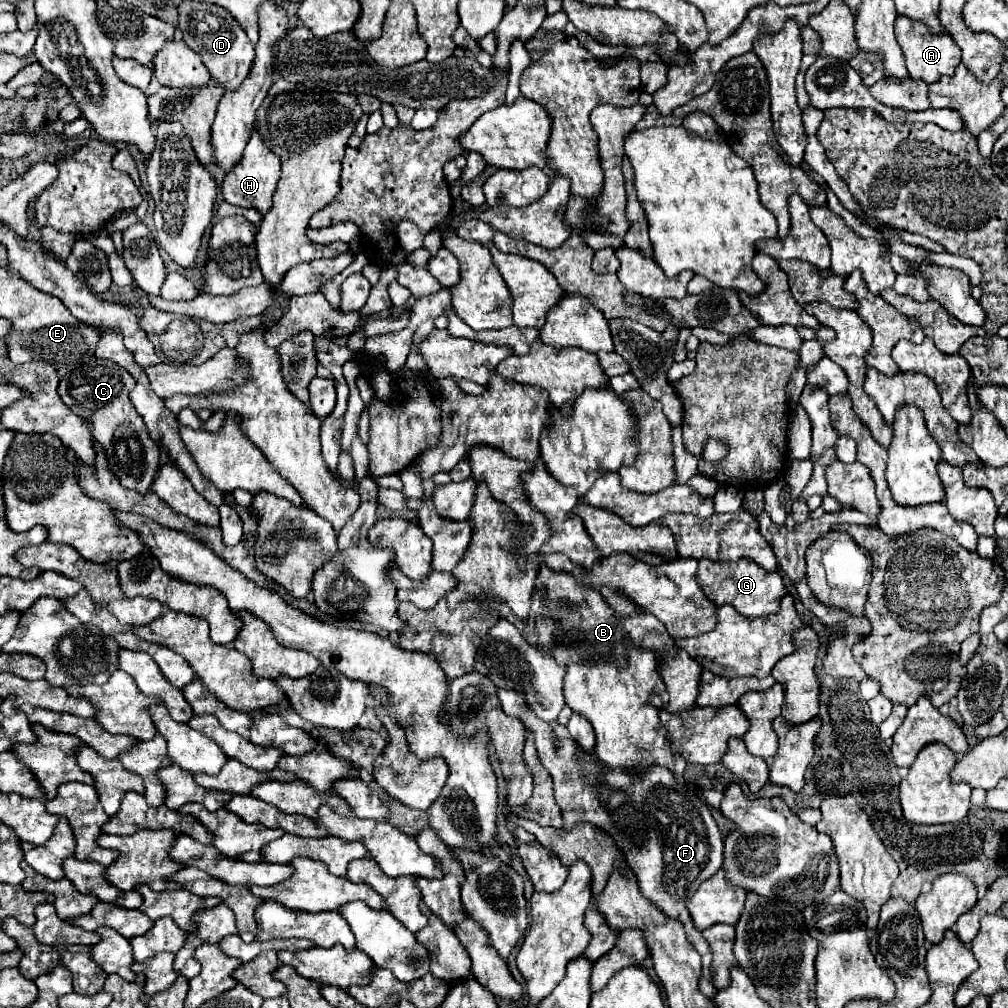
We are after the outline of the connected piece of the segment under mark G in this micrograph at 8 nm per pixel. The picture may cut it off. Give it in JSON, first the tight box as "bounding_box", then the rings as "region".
{"bounding_box":[698,559,788,619],"region":[[[708,559],[698,561],[698,583],[708,597],[708,601],[716,605],[732,605],[740,615],[748,619],[766,617],[770,613],[776,613],[780,609],[780,599],[788,593],[788,589],[782,583],[782,577],[774,571],[764,571],[758,563],[752,559],[738,559],[730,563],[714,563]]]}

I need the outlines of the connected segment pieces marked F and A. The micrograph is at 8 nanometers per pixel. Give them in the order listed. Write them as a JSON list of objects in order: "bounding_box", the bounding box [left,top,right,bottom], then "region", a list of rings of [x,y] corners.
[{"bounding_box":[498,689,722,999],"region":[[[498,689],[498,699],[502,709],[510,717],[518,717],[524,723],[524,729],[534,735],[534,745],[542,767],[550,773],[554,781],[554,797],[562,809],[564,829],[570,831],[578,823],[590,823],[606,831],[616,847],[624,853],[624,859],[632,873],[636,875],[640,893],[656,905],[666,917],[676,919],[684,925],[688,941],[702,957],[704,971],[698,981],[698,989],[704,997],[712,999],[716,987],[710,977],[712,953],[708,943],[688,917],[686,901],[688,897],[712,877],[722,867],[722,831],[714,821],[710,809],[702,803],[696,791],[686,789],[678,779],[668,773],[668,769],[652,769],[648,777],[628,777],[620,769],[604,769],[592,753],[584,753],[570,737],[568,729],[558,723],[546,723],[538,719],[530,709],[526,699],[520,693],[508,689]]]},{"bounding_box":[894,15,960,83],"region":[[[898,15],[894,29],[896,29],[896,39],[902,47],[904,59],[906,59],[906,69],[912,79],[922,79],[926,83],[932,83],[942,75],[954,73],[956,65],[960,63],[960,47],[952,41],[948,33],[932,33],[928,25],[924,25],[922,21],[912,21],[902,15]]]}]

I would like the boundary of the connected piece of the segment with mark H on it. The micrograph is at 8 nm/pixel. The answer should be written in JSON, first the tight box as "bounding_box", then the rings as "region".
{"bounding_box":[222,131,280,215],"region":[[[254,131],[246,149],[244,149],[244,157],[240,159],[240,165],[236,165],[236,169],[228,177],[224,177],[222,195],[230,205],[252,207],[264,215],[272,207],[272,195],[278,185],[278,179],[280,179],[280,157],[276,153],[272,153],[264,145],[260,133]]]}

